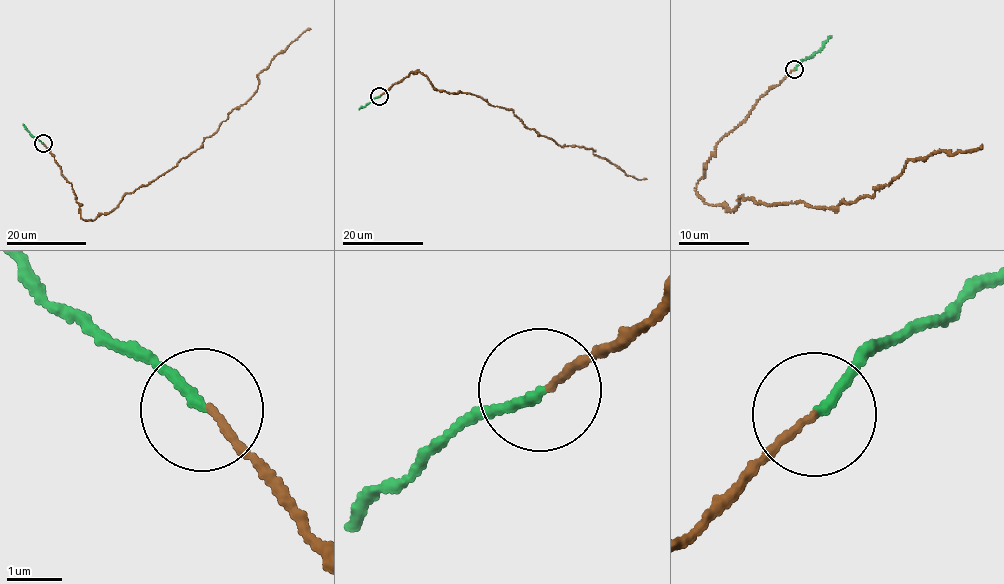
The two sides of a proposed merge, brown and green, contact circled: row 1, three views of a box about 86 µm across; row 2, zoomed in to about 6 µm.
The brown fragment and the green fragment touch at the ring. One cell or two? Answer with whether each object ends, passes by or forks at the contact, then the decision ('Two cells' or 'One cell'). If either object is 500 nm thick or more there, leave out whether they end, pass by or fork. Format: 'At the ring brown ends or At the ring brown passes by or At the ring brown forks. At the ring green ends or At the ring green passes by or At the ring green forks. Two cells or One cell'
At the ring brown ends. At the ring green ends. Two cells

